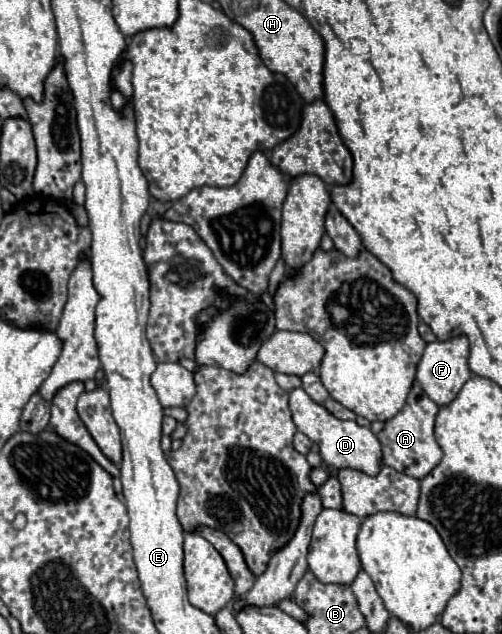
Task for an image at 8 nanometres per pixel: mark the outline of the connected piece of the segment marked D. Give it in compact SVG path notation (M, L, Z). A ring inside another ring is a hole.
M294 388L290 392L290 412L292 412L292 420L296 424L296 428L306 434L312 442L316 442L320 446L320 456L324 458L324 462L336 470L340 468L356 468L362 470L370 476L374 476L380 470L382 464L382 452L380 452L380 442L378 438L372 434L370 428L358 426L352 420L340 420L334 414L330 414L322 404L314 402L304 388Z

